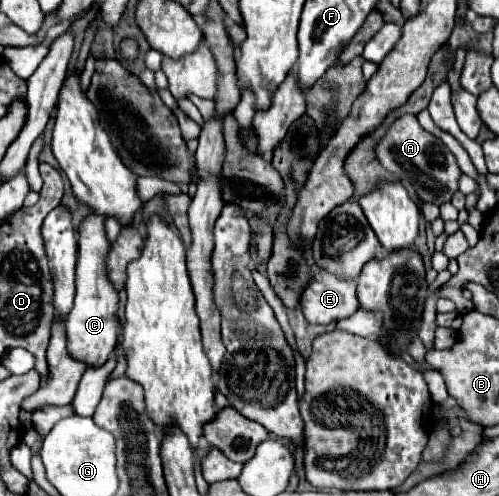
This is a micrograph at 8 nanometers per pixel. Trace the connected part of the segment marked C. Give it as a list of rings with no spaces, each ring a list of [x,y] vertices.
[[[91,212],[79,224],[79,260],[77,260],[77,294],[75,304],[65,320],[67,326],[67,348],[77,360],[89,366],[103,366],[117,342],[117,310],[119,310],[119,290],[109,280],[107,256],[111,252],[111,240],[105,232],[107,218],[103,214]]]

